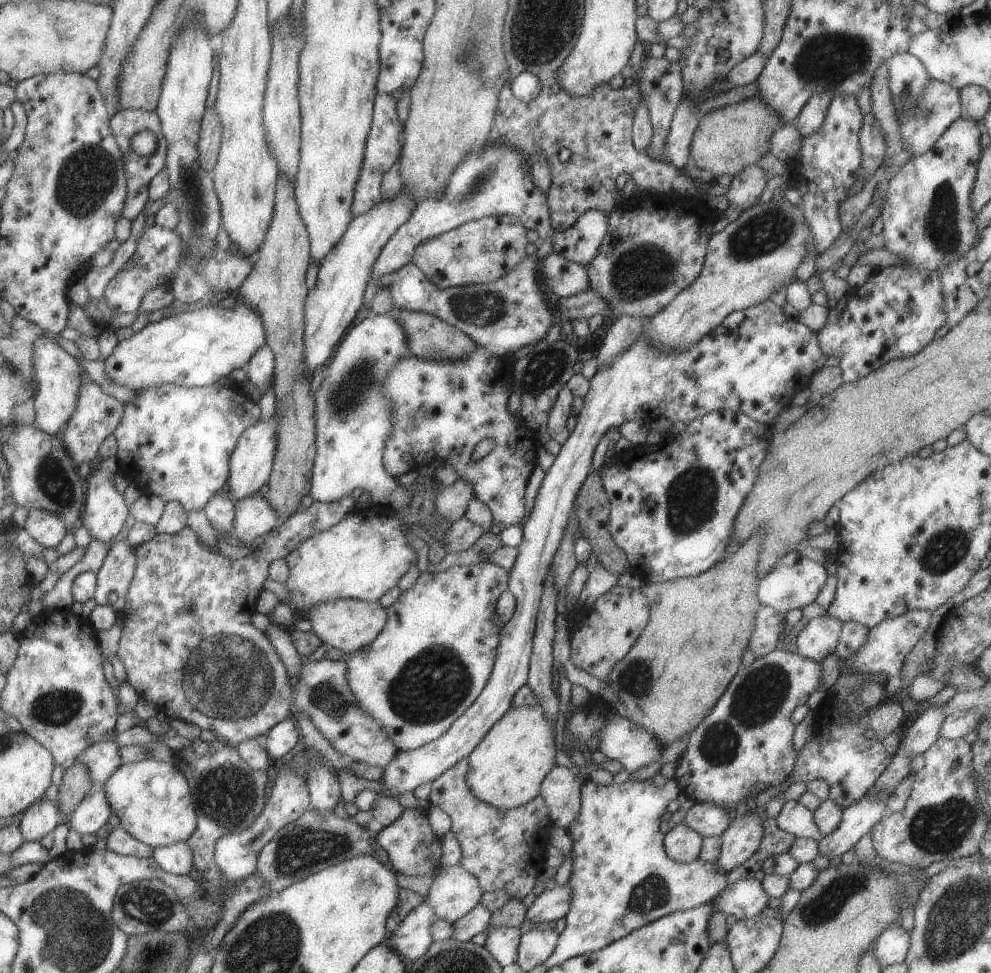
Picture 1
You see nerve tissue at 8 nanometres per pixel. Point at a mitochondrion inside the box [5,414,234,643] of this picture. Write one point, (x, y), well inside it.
(54, 483)

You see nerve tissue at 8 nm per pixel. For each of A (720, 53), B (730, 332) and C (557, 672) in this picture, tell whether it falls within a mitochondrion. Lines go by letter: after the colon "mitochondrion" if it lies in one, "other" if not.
A: other
B: other
C: other

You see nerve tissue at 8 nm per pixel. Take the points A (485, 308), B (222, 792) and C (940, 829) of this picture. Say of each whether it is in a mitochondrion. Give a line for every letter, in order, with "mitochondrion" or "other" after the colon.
A: mitochondrion
B: mitochondrion
C: mitochondrion

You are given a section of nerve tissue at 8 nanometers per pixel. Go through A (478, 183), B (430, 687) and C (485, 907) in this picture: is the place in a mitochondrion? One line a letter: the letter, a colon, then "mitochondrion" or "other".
A: mitochondrion
B: mitochondrion
C: other

